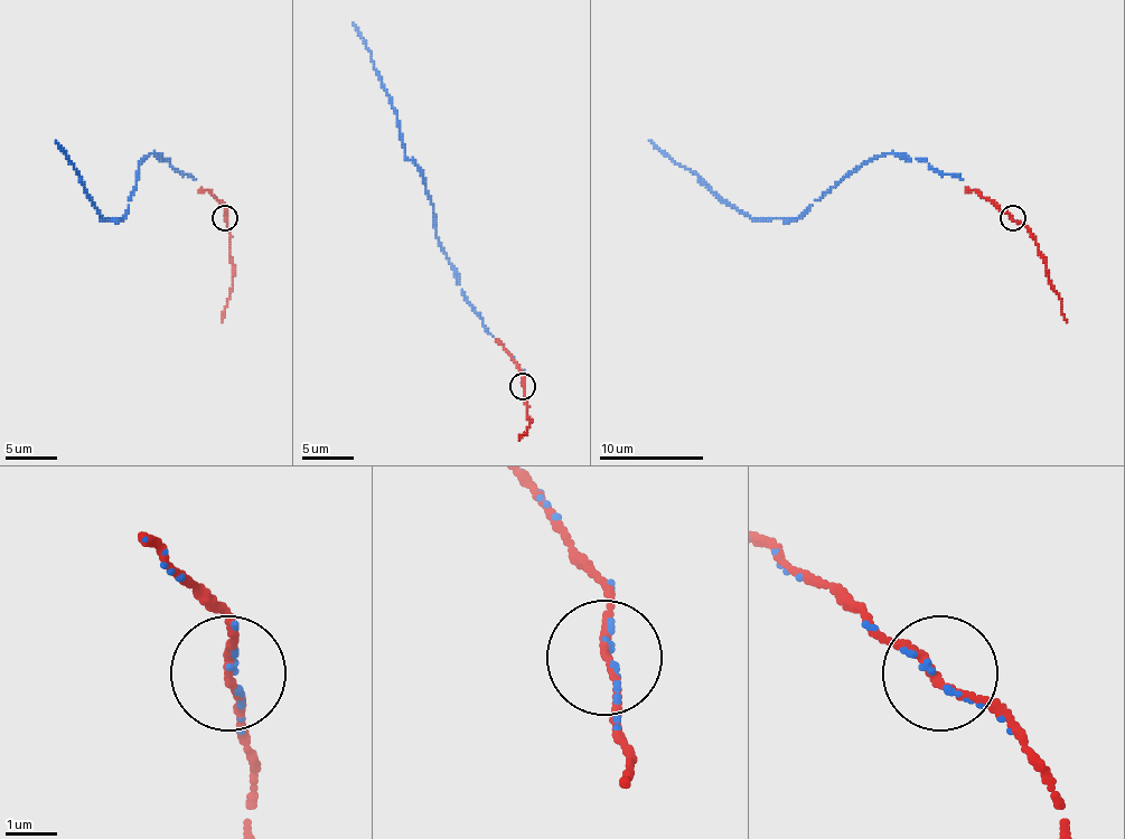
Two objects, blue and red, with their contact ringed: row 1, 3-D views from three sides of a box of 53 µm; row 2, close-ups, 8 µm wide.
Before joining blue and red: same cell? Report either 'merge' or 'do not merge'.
merge

